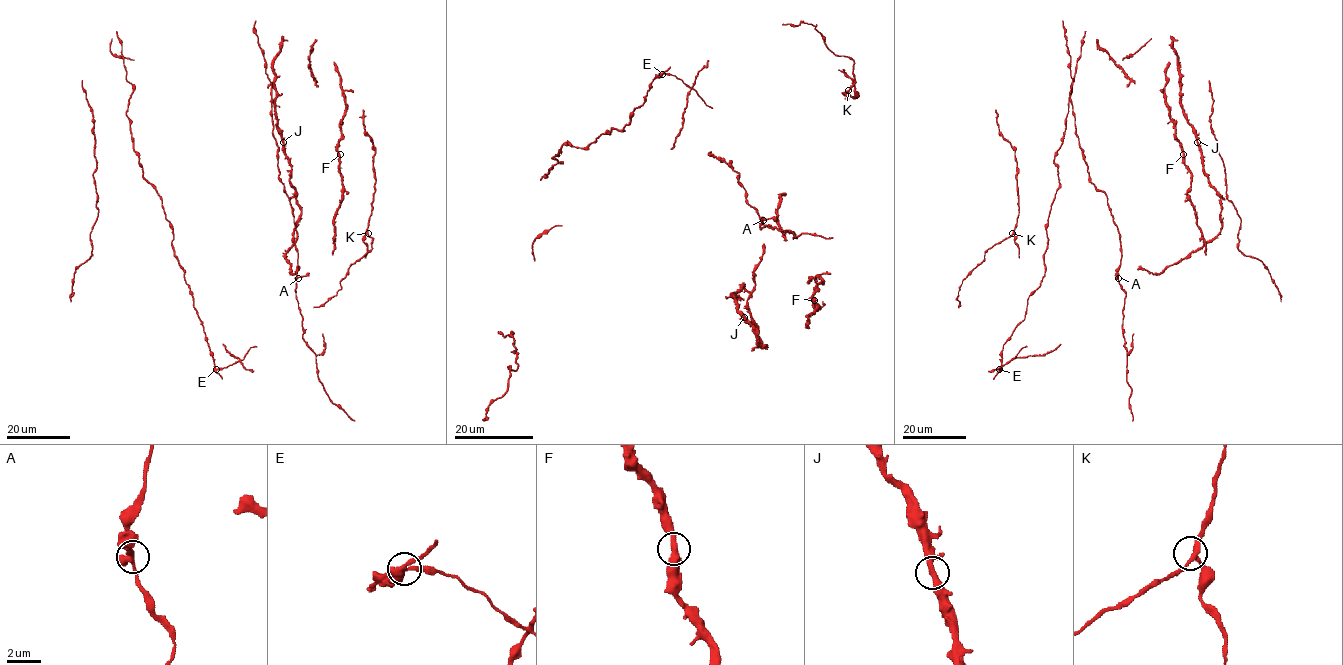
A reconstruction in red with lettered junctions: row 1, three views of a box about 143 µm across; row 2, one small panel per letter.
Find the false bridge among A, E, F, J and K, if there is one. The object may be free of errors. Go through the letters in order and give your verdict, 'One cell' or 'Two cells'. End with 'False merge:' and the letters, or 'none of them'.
A: One cell
E: Two cells
F: One cell
J: One cell
K: One cell
False merge: E

